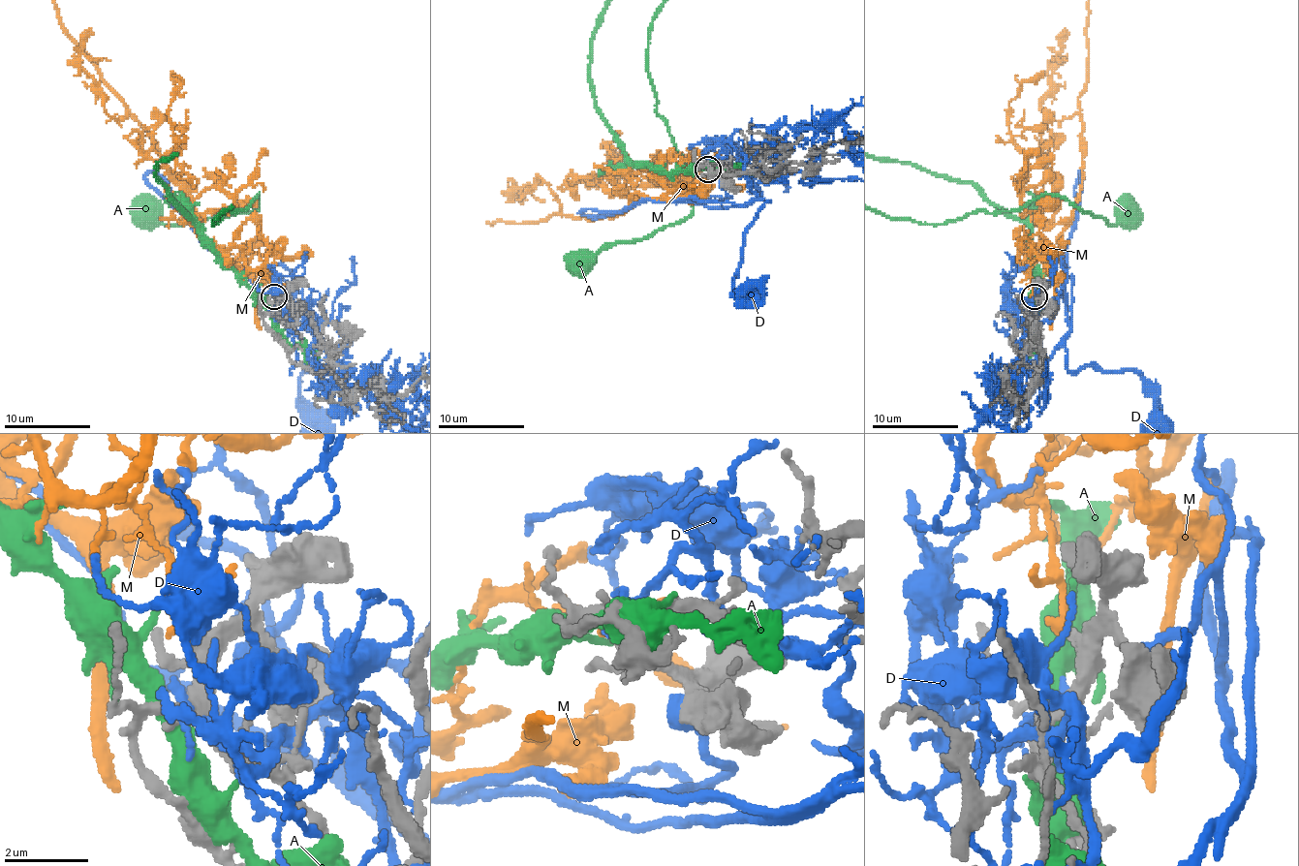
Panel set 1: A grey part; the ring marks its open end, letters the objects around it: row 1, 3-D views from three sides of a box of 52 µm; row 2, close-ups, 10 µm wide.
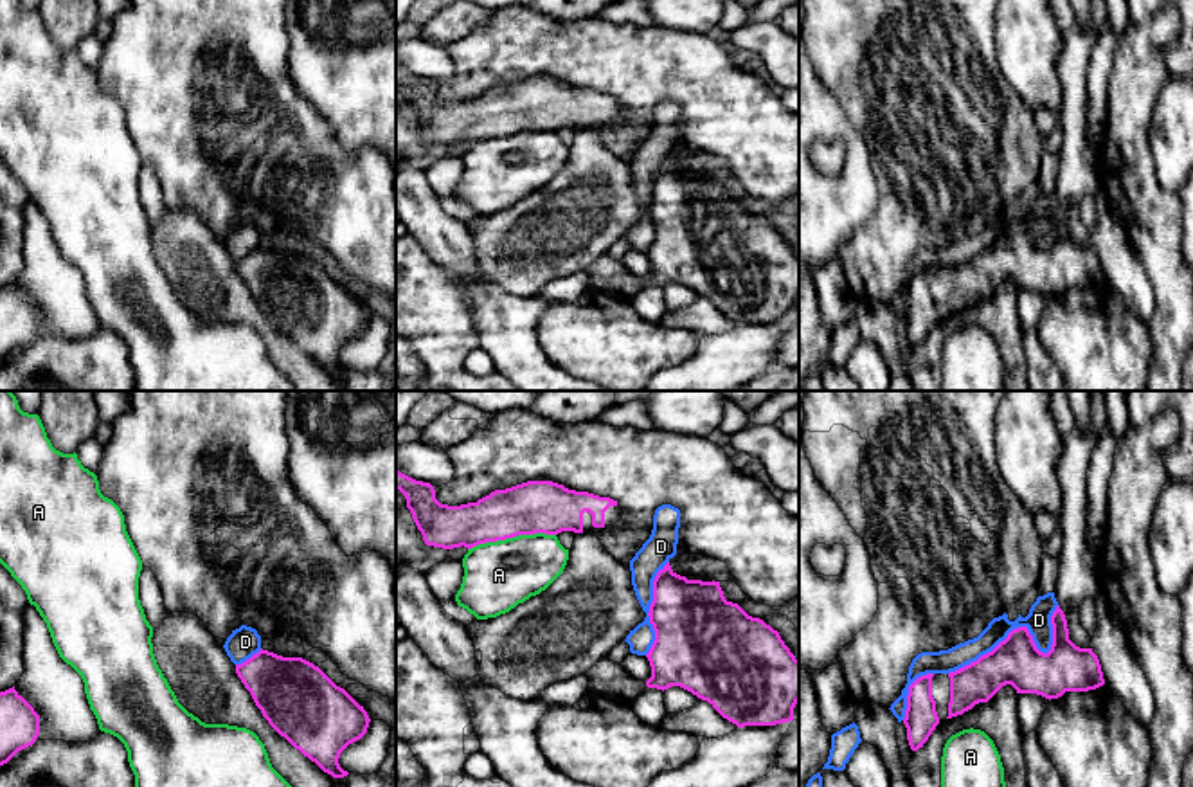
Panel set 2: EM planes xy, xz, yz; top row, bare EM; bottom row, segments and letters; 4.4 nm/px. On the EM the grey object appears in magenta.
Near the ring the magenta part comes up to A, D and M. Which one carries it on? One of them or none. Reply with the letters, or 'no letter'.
M

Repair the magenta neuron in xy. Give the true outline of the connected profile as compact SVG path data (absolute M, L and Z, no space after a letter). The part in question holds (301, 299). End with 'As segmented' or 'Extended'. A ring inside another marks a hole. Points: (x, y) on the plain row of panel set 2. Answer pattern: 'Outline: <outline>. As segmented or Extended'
Outline: M263 245L236 261L236 270L263 313L281 333L333 375L349 371L338 360L340 349L367 330L371 315L344 285L302 254L283 254Z. As segmented

